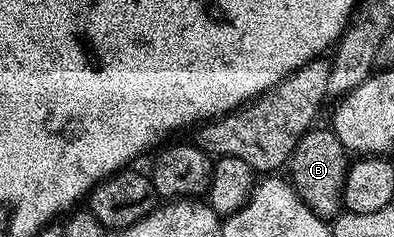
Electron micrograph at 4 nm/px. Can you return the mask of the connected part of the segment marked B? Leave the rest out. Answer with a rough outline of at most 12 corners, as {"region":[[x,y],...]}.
{"region":[[330,127],[297,142],[289,179],[313,214],[343,208],[349,153]]}

